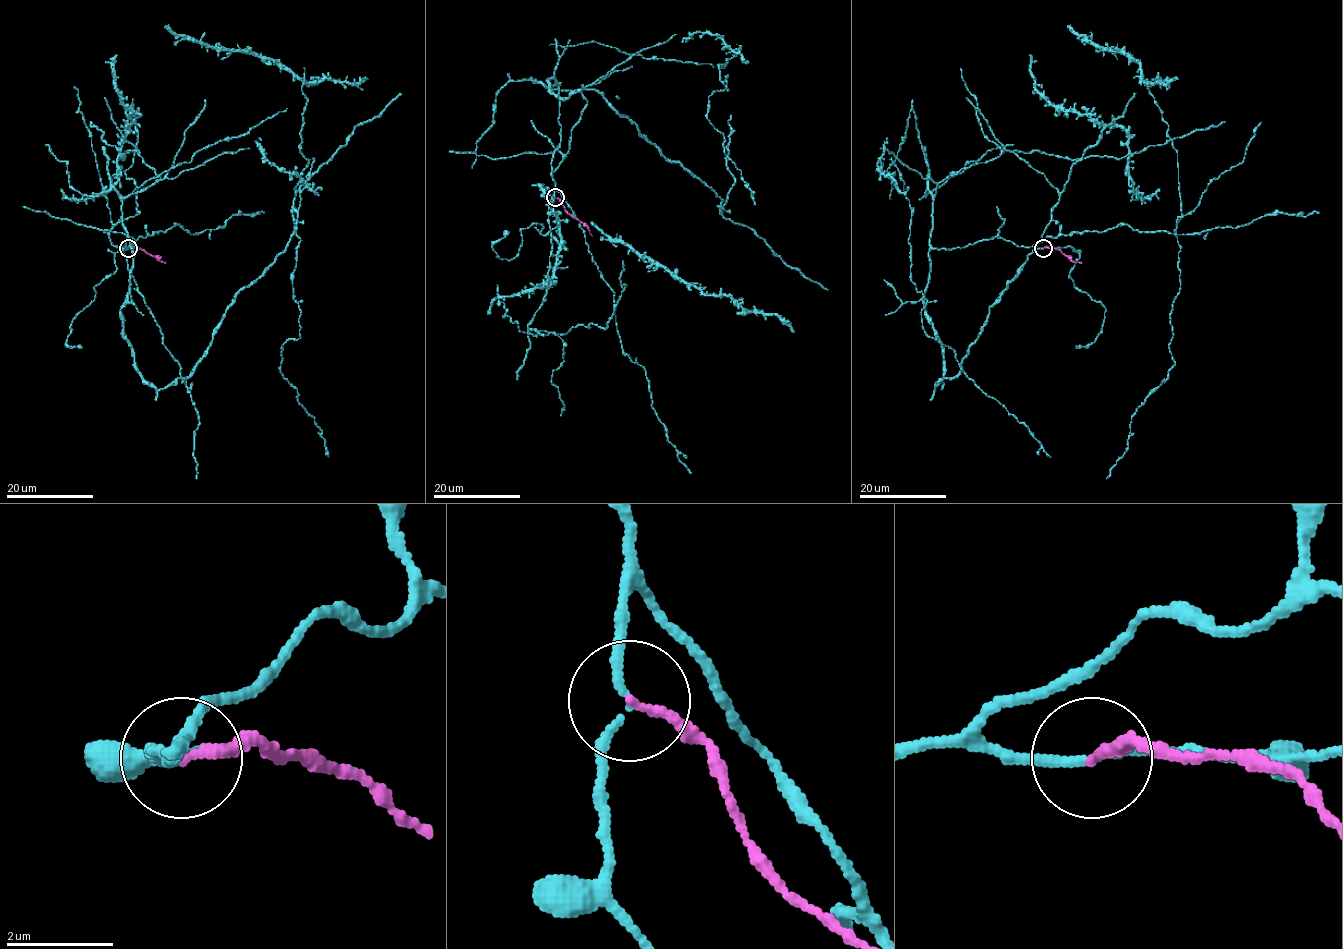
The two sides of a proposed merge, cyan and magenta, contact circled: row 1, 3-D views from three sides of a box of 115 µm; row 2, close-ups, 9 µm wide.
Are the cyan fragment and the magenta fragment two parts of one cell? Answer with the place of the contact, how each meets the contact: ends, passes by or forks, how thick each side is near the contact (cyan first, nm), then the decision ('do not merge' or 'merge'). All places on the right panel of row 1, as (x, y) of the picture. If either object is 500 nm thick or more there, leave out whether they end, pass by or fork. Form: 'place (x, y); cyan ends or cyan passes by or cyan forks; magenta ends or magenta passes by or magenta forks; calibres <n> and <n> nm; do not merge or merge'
place (1043, 248); cyan passes by; magenta ends; calibres 150 and 160 nm; do not merge

